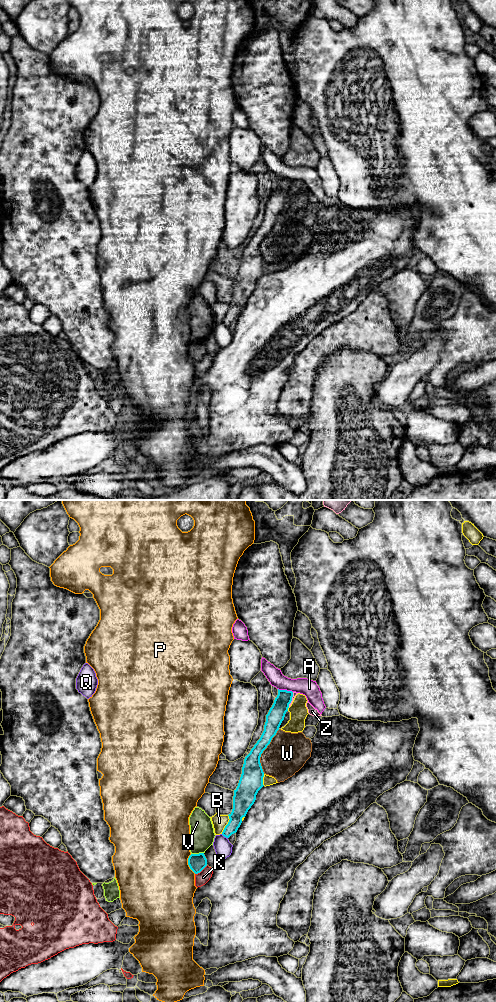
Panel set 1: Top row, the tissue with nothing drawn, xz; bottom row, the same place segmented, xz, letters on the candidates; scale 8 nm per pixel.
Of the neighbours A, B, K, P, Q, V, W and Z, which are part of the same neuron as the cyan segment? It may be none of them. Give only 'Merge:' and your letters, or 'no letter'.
Merge: no letter

